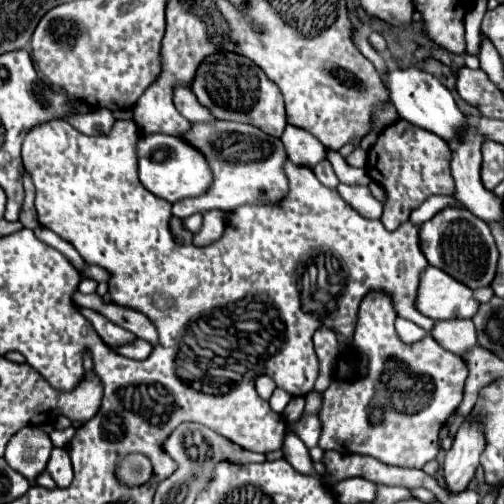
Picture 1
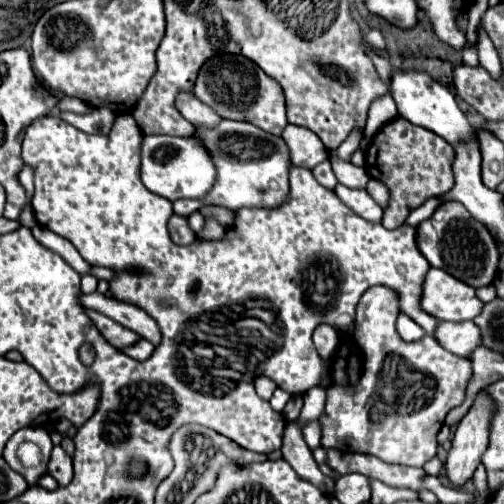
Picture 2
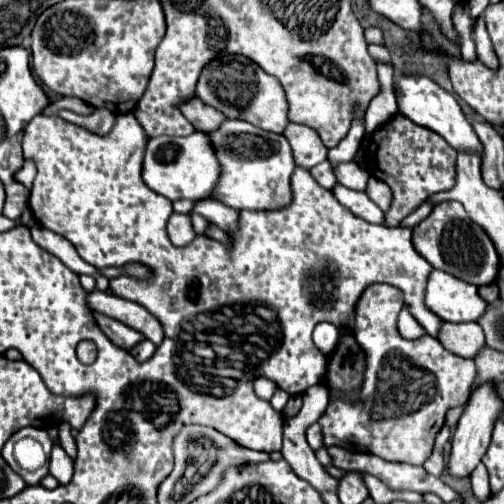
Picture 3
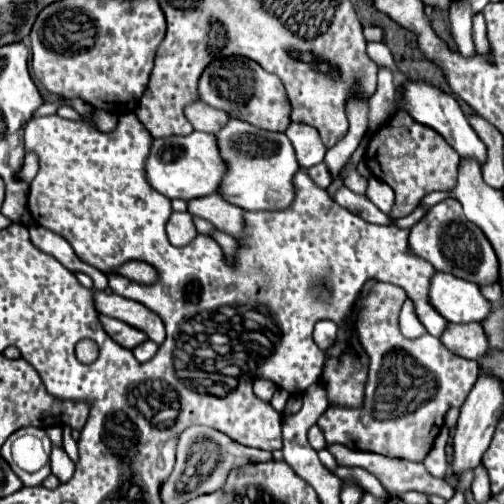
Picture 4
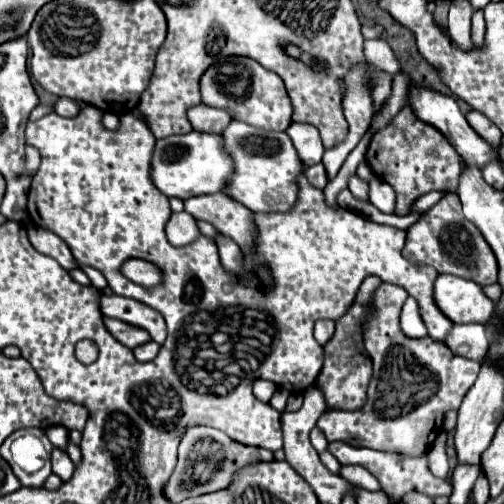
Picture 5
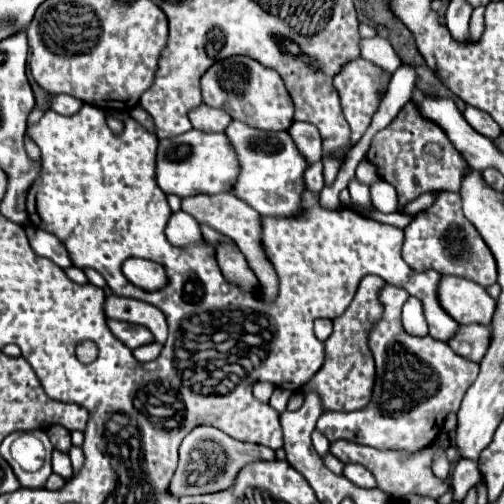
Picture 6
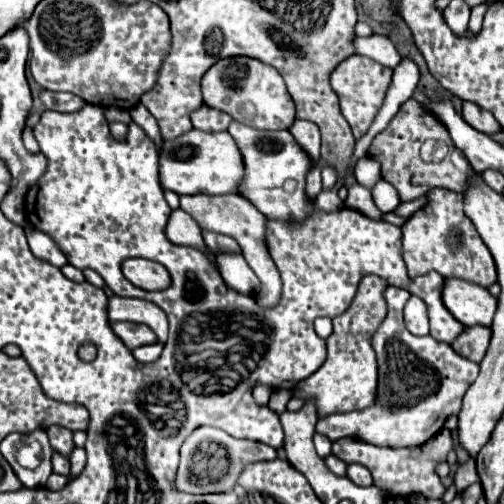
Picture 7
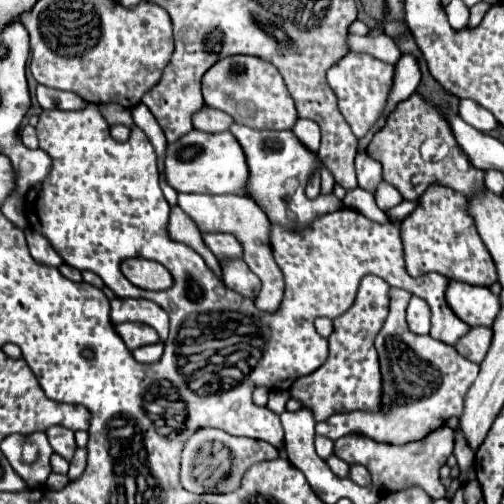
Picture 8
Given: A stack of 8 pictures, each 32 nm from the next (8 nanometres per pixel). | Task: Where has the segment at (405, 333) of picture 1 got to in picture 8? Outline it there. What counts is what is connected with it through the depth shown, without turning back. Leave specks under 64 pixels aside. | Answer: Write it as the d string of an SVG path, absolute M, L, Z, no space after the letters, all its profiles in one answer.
M412 296L408 310L406 310L406 322L412 332L416 334L428 334L430 330L430 308L424 300Z

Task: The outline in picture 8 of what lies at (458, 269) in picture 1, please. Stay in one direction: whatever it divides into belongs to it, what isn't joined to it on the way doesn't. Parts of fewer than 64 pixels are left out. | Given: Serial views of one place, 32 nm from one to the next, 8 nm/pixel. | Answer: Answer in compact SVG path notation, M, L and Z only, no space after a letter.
M430 184L418 198L418 206L400 222L406 270L410 276L440 272L452 280L476 286L492 286L498 280L496 266L476 232L474 218L468 216L468 198L448 186Z

